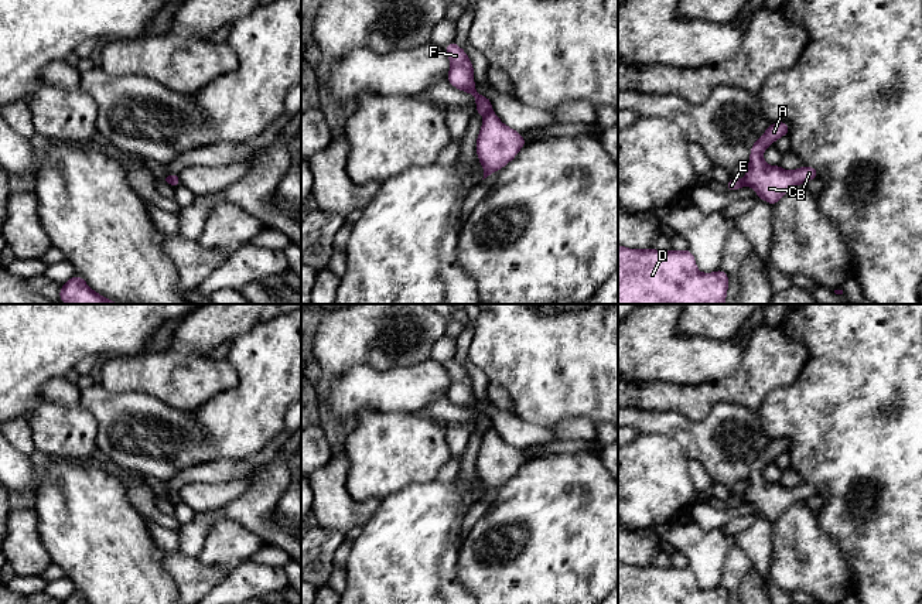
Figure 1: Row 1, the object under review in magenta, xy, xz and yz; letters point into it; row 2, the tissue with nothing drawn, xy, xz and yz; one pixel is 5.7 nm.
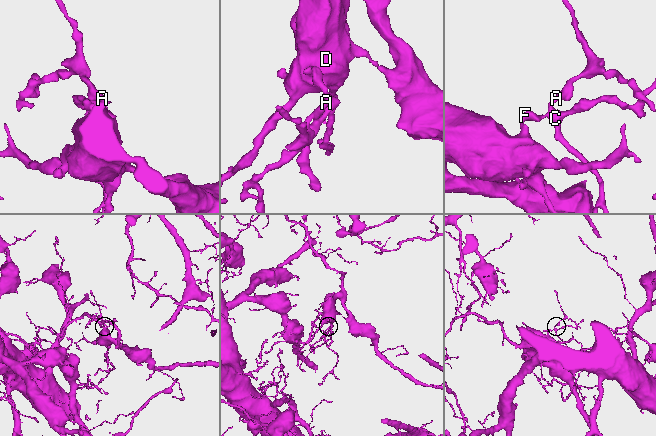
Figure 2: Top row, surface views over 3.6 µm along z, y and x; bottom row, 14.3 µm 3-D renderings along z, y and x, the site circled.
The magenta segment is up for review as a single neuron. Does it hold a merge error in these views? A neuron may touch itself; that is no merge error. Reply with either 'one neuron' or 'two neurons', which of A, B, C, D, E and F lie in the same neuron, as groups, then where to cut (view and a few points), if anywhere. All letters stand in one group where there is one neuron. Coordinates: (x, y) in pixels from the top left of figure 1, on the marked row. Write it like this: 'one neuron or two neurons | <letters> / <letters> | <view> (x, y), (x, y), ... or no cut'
two neurons | A B C / D E F | xz (491, 111), (484, 116)

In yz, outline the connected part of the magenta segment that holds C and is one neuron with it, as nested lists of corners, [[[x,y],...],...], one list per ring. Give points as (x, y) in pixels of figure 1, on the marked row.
[[[786,122],[769,124],[766,132],[752,144],[748,161],[748,171],[744,177],[745,185],[757,191],[757,198],[768,201],[772,207],[795,185],[806,184],[817,178],[813,167],[802,165],[798,170],[786,171],[781,165],[768,165],[764,161],[764,151],[782,136],[788,136]]]

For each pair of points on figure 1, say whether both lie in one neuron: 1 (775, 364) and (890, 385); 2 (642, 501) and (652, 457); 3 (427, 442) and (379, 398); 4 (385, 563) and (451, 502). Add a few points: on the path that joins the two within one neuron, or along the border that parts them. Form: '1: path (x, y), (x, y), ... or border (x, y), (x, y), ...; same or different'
1: border (794, 338), (808, 359), (794, 382), (775, 388); different
2: path (642, 490), (642, 484), (652, 468); same
3: border (364, 409), (419, 413); different
4: path (402, 546), (434, 514); same

